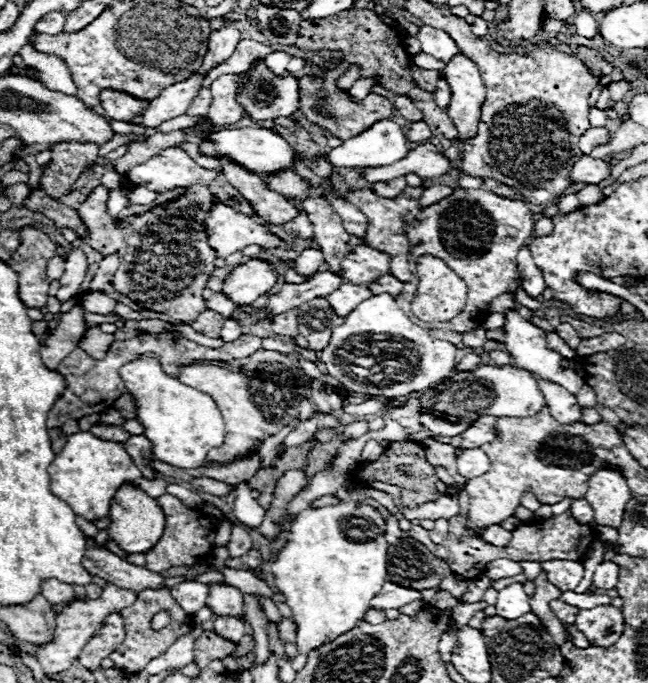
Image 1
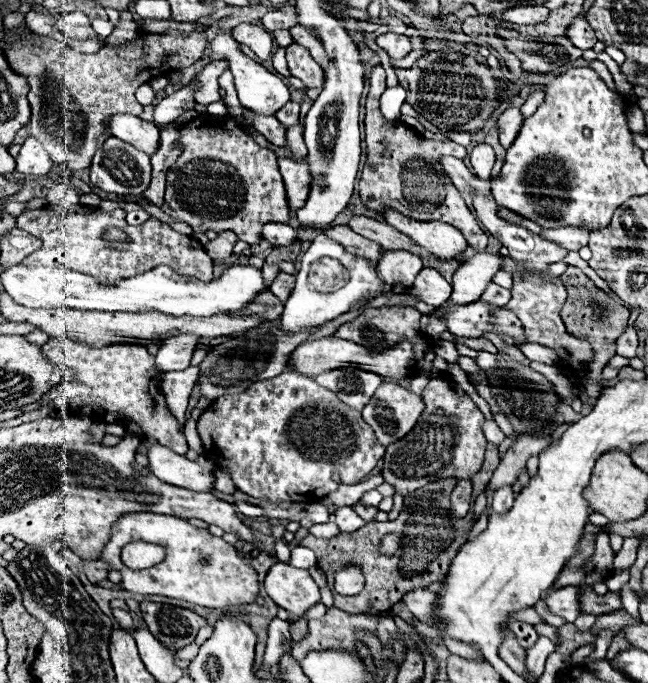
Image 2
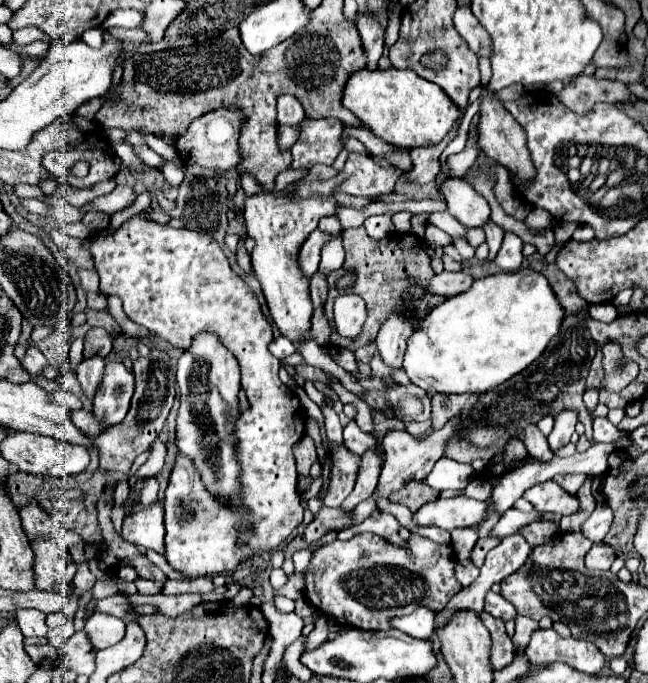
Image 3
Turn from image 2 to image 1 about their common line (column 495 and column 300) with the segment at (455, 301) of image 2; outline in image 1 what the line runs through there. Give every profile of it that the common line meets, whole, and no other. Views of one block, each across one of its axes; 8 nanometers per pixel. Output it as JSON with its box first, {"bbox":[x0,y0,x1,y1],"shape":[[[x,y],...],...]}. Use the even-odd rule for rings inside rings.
{"bbox":[294,248,324,276],"shape":[[[306,248],[298,258],[296,258],[296,266],[294,270],[302,276],[312,276],[318,272],[318,266],[324,262],[324,256],[320,250],[314,248]]]}

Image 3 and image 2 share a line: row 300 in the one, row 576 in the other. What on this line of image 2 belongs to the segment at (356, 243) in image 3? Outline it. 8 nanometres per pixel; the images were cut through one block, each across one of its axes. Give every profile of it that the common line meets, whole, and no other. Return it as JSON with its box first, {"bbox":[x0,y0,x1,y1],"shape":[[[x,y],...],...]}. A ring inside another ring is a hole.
{"bbox":[298,480,474,614],"shape":[[[444,480],[444,482],[432,482],[426,484],[424,488],[418,488],[412,492],[412,496],[404,498],[402,512],[396,520],[388,522],[370,522],[364,528],[350,532],[350,534],[338,534],[326,542],[326,538],[316,538],[308,534],[302,538],[298,544],[310,548],[316,552],[318,566],[328,578],[328,586],[332,588],[334,594],[334,606],[348,612],[348,614],[380,614],[390,610],[392,604],[400,602],[402,594],[414,588],[426,588],[432,582],[442,580],[446,574],[452,558],[456,556],[458,548],[468,540],[468,532],[472,530],[474,524],[474,514],[470,512],[468,516],[456,520],[446,508],[442,506],[442,496],[446,490],[450,492],[454,486],[454,480]],[[448,482],[448,484],[446,484]],[[430,502],[430,504],[428,504]],[[396,532],[402,536],[400,540],[400,550],[396,554],[382,554],[380,552],[380,542],[386,534]],[[348,562],[358,562],[364,570],[366,586],[360,594],[356,596],[340,596],[334,592],[334,572],[338,572],[344,564]]]}

